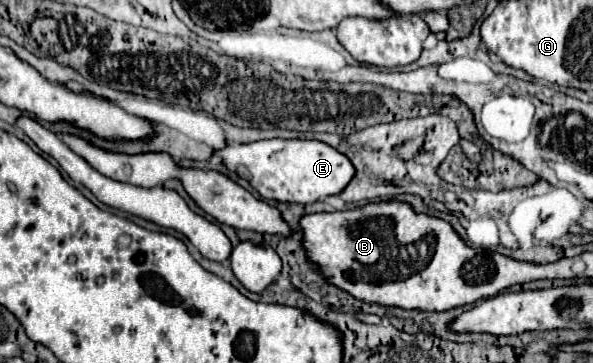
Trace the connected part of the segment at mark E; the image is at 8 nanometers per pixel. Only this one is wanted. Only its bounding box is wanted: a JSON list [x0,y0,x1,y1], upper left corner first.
[215,140,355,204]

